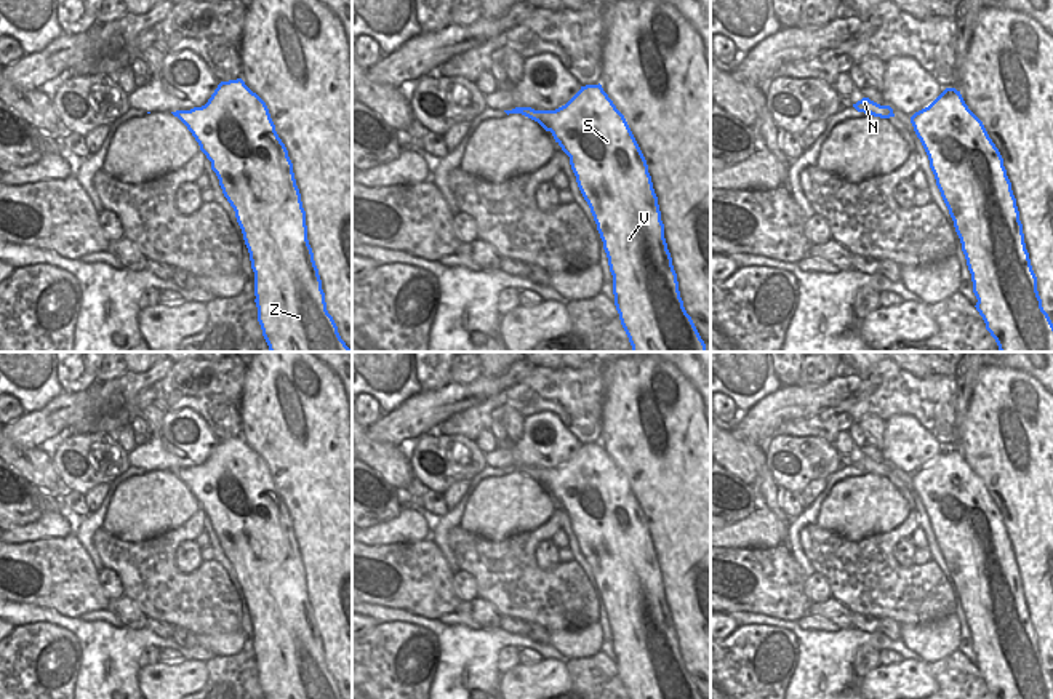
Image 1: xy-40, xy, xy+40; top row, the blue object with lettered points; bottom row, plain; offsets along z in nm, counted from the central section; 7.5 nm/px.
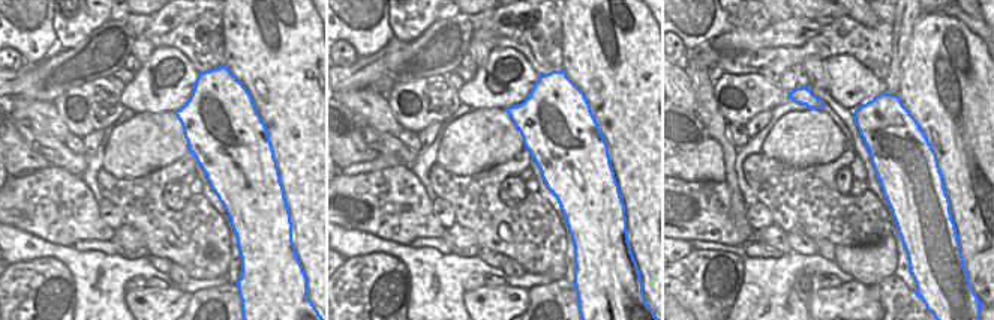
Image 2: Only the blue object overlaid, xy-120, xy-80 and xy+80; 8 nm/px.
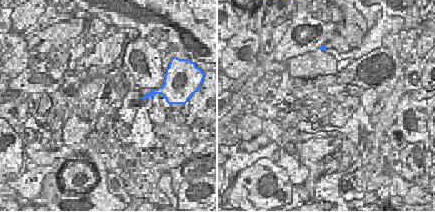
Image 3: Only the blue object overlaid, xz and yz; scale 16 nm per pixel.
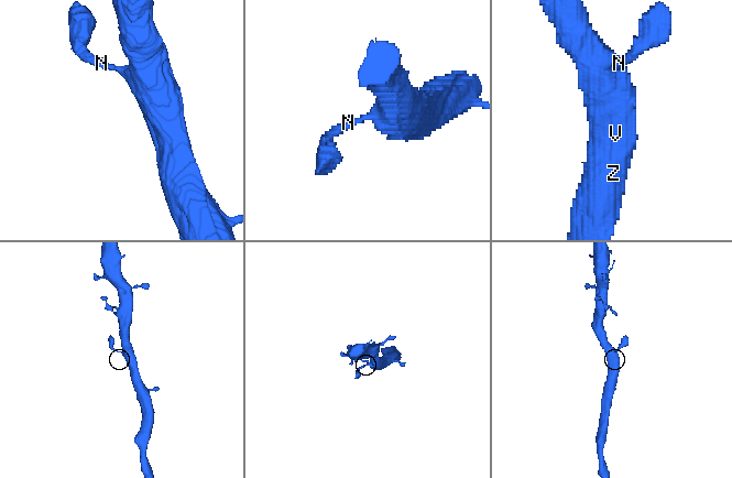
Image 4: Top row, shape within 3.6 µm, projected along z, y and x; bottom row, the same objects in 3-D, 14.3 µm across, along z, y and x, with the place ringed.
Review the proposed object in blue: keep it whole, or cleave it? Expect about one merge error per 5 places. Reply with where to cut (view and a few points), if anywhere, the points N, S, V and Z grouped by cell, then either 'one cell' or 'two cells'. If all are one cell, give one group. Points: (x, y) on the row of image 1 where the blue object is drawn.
cut none; groups N S V Z; one cell

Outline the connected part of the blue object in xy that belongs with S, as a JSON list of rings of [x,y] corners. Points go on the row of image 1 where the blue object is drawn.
[[[602,85],[581,86],[555,110],[515,107],[504,112],[522,114],[538,122],[570,157],[578,187],[603,242],[613,275],[615,306],[632,352],[706,352],[706,344],[680,298],[647,160],[624,115]]]

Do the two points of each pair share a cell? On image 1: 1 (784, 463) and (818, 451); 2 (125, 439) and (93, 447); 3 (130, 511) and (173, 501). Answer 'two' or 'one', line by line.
1: one
2: two
3: one

